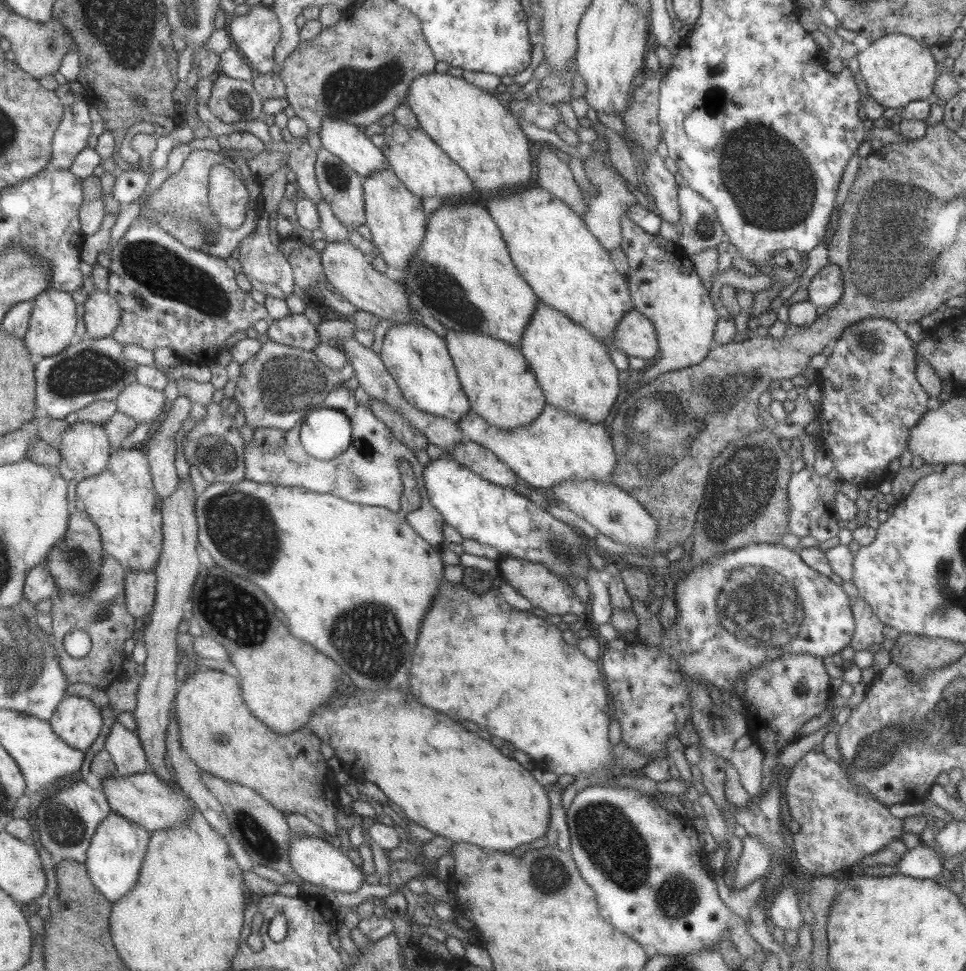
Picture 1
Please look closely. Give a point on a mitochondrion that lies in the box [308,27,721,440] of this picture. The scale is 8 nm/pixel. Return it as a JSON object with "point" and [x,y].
{"point":[348,92]}

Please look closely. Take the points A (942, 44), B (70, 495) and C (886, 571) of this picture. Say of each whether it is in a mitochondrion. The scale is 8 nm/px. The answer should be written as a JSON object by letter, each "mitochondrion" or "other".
{"A":"other","B":"other","C":"other"}

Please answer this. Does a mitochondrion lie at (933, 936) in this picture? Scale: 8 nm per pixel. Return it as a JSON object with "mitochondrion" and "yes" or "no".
{"mitochondrion":"no"}

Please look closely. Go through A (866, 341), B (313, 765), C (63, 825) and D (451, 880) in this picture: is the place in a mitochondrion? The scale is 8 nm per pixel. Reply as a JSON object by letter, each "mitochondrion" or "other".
{"A":"mitochondrion","B":"other","C":"mitochondrion","D":"other"}

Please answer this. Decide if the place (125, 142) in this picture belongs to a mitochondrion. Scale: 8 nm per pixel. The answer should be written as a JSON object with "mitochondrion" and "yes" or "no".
{"mitochondrion":"no"}

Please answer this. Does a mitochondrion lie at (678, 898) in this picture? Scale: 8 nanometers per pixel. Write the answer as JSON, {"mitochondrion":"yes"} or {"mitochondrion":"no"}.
{"mitochondrion":"yes"}

